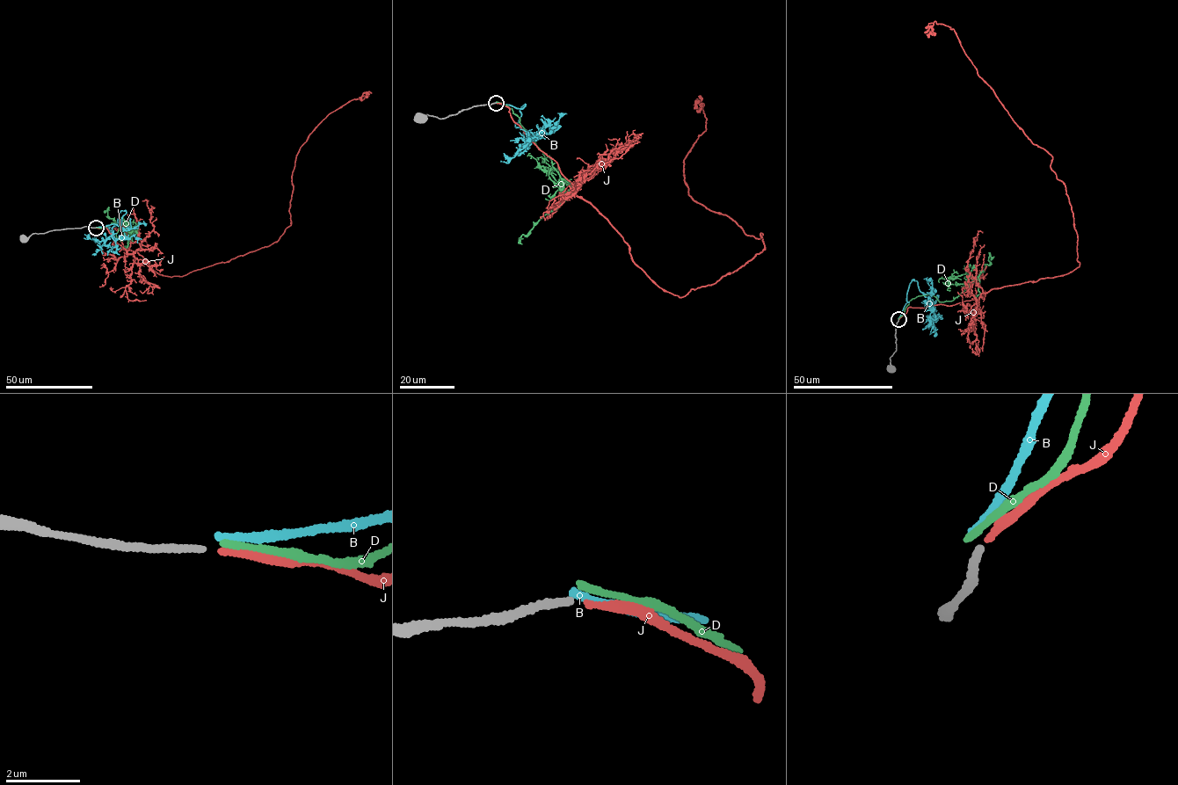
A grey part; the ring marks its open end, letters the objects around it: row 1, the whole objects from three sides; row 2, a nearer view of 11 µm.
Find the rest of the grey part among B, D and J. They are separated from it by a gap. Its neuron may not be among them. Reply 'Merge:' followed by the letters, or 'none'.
Merge: J

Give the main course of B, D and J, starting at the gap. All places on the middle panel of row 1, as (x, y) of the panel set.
B: (496, 102), (520, 109), (525, 105), (515, 127), (525, 131), (524, 140), (530, 140), (509, 161), (500, 161)
D: (496, 101), (512, 108), (536, 147), (551, 160), (565, 197), (560, 206), (520, 236), (522, 243)
J: (497, 103), (633, 260), (682, 297), (764, 247), (761, 233), (688, 194), (683, 161), (705, 130), (699, 99)

